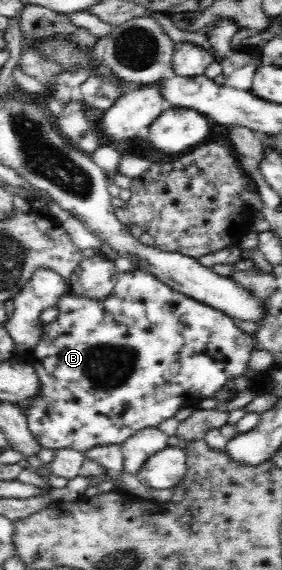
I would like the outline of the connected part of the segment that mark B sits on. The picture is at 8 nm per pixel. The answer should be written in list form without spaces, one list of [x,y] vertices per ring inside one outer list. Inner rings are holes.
[[[133,269],[121,272],[111,295],[105,299],[91,299],[84,295],[77,295],[70,290],[54,305],[57,308],[57,317],[43,325],[41,337],[37,341],[35,349],[31,350],[35,365],[31,365],[37,373],[40,382],[40,393],[30,397],[30,403],[23,406],[24,417],[31,436],[42,447],[49,449],[73,449],[85,453],[95,446],[124,442],[127,438],[136,435],[146,428],[157,427],[162,421],[174,417],[180,407],[195,406],[204,398],[213,398],[232,378],[241,376],[248,371],[249,358],[253,350],[253,338],[251,334],[237,328],[231,316],[224,311],[209,307],[209,304],[201,303],[196,299],[183,295],[170,285],[163,283],[151,272]]]

